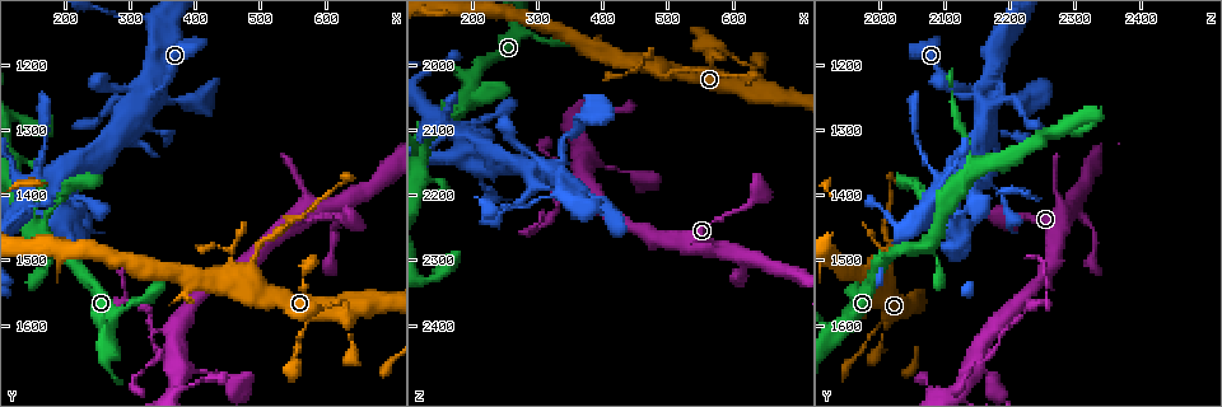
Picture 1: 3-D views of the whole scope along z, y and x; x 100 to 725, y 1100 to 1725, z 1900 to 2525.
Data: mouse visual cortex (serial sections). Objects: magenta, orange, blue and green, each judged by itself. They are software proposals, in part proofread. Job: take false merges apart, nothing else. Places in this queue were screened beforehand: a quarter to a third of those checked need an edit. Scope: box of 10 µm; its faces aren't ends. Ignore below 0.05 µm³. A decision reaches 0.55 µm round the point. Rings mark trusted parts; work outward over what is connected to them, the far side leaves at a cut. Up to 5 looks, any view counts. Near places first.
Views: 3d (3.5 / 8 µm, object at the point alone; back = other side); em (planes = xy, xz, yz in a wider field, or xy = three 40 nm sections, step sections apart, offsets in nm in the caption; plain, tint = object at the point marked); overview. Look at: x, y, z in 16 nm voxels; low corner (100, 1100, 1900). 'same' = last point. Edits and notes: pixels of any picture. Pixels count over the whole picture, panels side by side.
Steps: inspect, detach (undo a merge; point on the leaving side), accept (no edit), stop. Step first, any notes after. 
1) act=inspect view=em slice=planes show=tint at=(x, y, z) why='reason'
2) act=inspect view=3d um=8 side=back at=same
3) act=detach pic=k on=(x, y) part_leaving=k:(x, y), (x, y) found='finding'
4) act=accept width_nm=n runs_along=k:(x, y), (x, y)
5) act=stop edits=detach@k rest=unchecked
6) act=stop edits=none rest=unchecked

act=inspect view=3d um=3.5 at=(620, 1560, 2000) why='sharp bend'

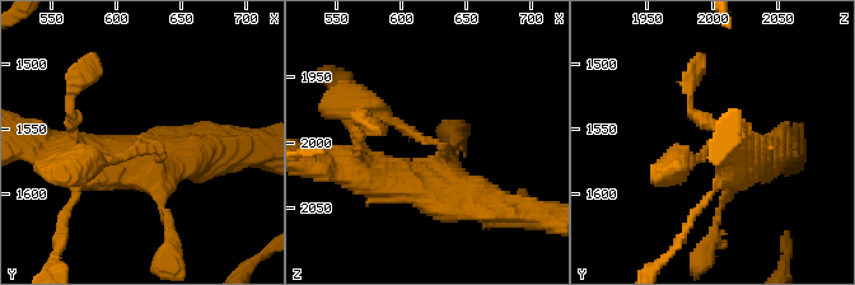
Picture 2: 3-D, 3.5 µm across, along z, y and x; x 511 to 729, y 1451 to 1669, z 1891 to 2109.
act=inspect view=em slice=xy step=2 show=tint at=(624, 1562, 2000) arms=3 arm_widths_nm=200,250,450

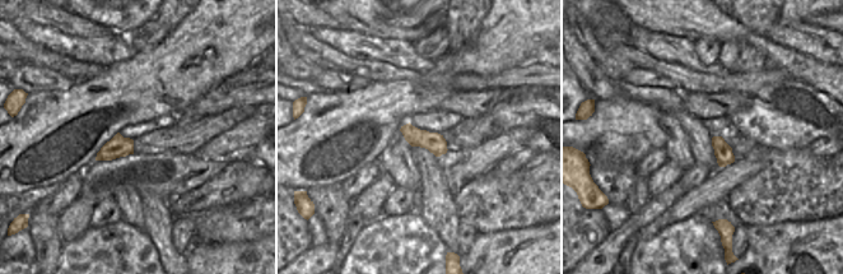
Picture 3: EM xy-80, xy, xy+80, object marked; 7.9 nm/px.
act=accept runs_along=2:(409, 186), (443, 173), (443, 150), (361, 104) found='one cell here'

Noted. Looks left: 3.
act=inspect view=3d um=3.5 at=(150, 1455, 2085)

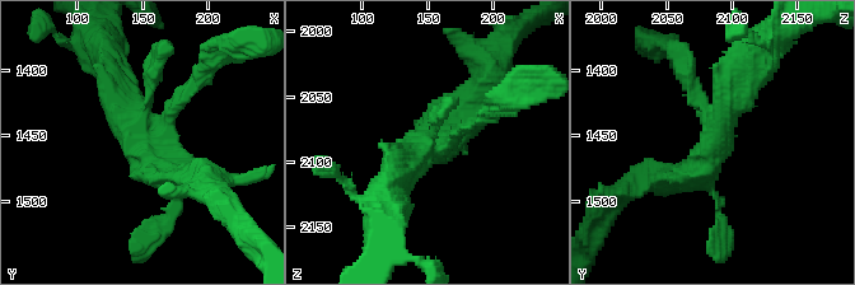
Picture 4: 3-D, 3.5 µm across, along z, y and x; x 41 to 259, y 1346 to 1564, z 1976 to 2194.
act=inspect view=em slice=xy step=5 show=tint at=(152, 1460, 2086)

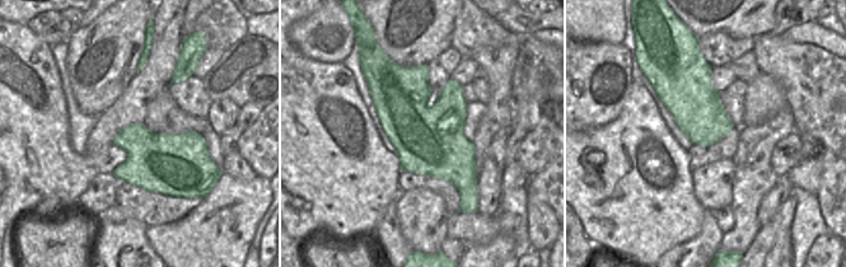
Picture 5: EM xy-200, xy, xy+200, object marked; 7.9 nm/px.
act=accept width_nm=550 runs_along=4:(196, 178), (145, 150), (113, 76) found='one cell here'

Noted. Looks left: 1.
act=stop edits=none rest=unchecked

